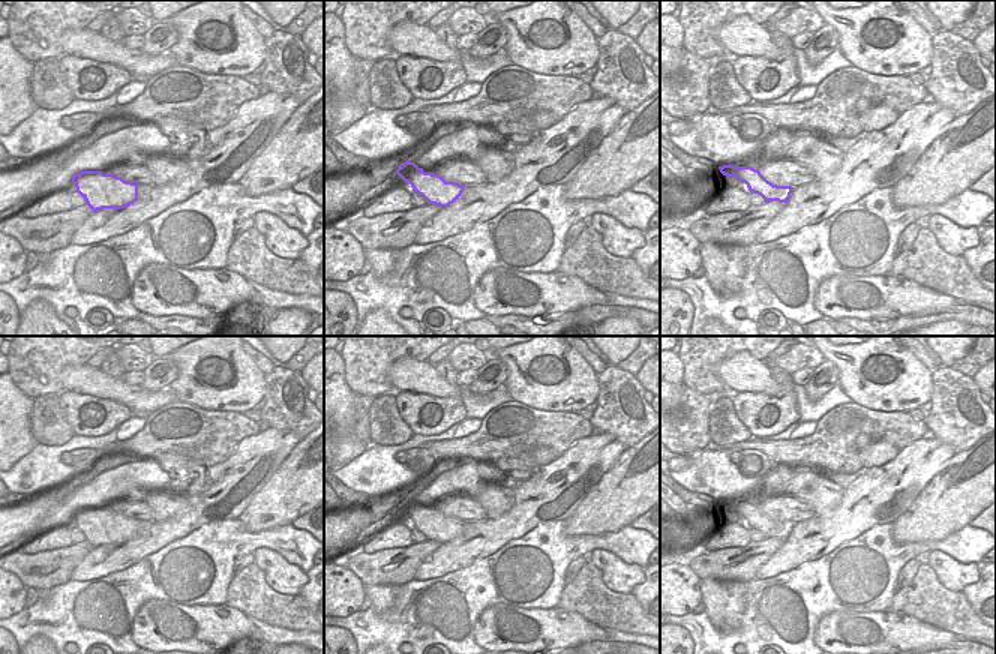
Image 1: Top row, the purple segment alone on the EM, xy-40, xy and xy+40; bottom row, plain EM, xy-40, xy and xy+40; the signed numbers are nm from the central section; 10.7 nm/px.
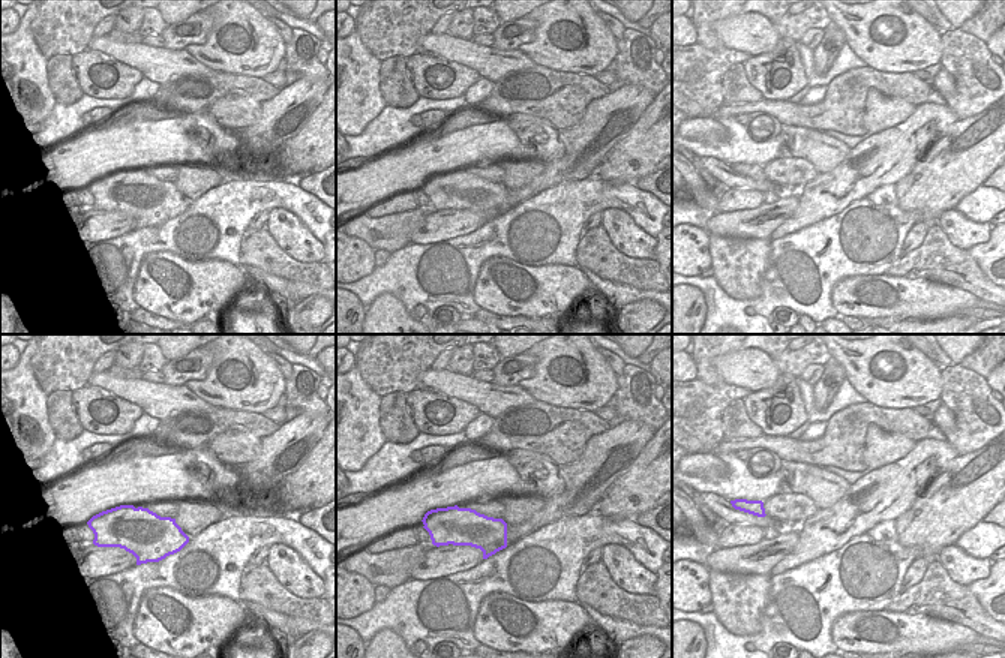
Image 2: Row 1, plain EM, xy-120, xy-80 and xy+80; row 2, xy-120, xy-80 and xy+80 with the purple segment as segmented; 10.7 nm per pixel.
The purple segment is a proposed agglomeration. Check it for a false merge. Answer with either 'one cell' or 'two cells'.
one cell

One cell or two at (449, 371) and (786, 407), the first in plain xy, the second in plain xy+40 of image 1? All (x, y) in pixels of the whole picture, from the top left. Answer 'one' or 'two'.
one

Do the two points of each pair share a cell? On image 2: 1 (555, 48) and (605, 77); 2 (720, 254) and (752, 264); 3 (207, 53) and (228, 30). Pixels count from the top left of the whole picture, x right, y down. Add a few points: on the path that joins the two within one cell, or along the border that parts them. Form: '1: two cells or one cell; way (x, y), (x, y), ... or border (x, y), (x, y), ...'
1: two cells; border (605, 69), (594, 77)
2: one cell; way (728, 255), (738, 264), (744, 264)
3: one cell; way (213, 47), (224, 36)

